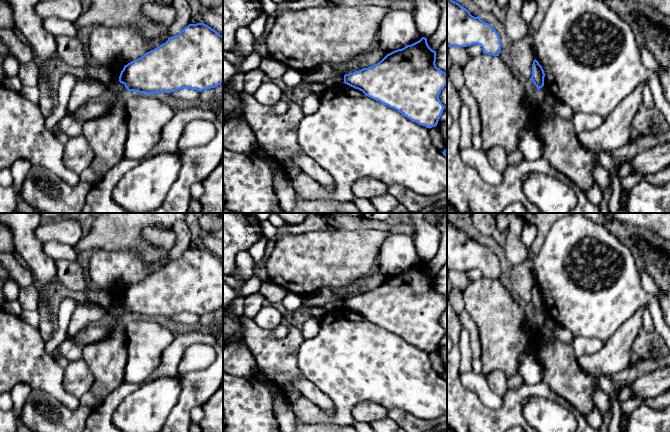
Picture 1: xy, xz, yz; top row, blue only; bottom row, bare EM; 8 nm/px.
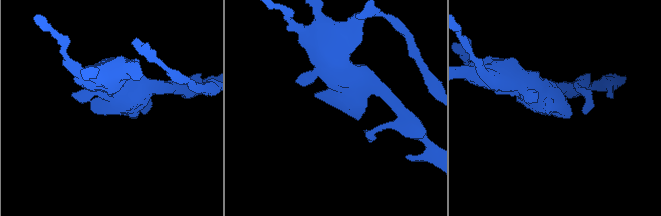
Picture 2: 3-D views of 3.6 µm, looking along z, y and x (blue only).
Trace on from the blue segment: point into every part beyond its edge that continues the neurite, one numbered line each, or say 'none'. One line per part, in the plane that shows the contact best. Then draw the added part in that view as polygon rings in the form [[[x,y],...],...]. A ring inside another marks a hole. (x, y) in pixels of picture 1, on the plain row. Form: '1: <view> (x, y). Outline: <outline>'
none

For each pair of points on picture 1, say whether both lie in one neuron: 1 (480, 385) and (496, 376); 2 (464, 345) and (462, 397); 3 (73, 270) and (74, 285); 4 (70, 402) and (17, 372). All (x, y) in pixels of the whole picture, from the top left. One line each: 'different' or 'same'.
1: different
2: different
3: same
4: same

